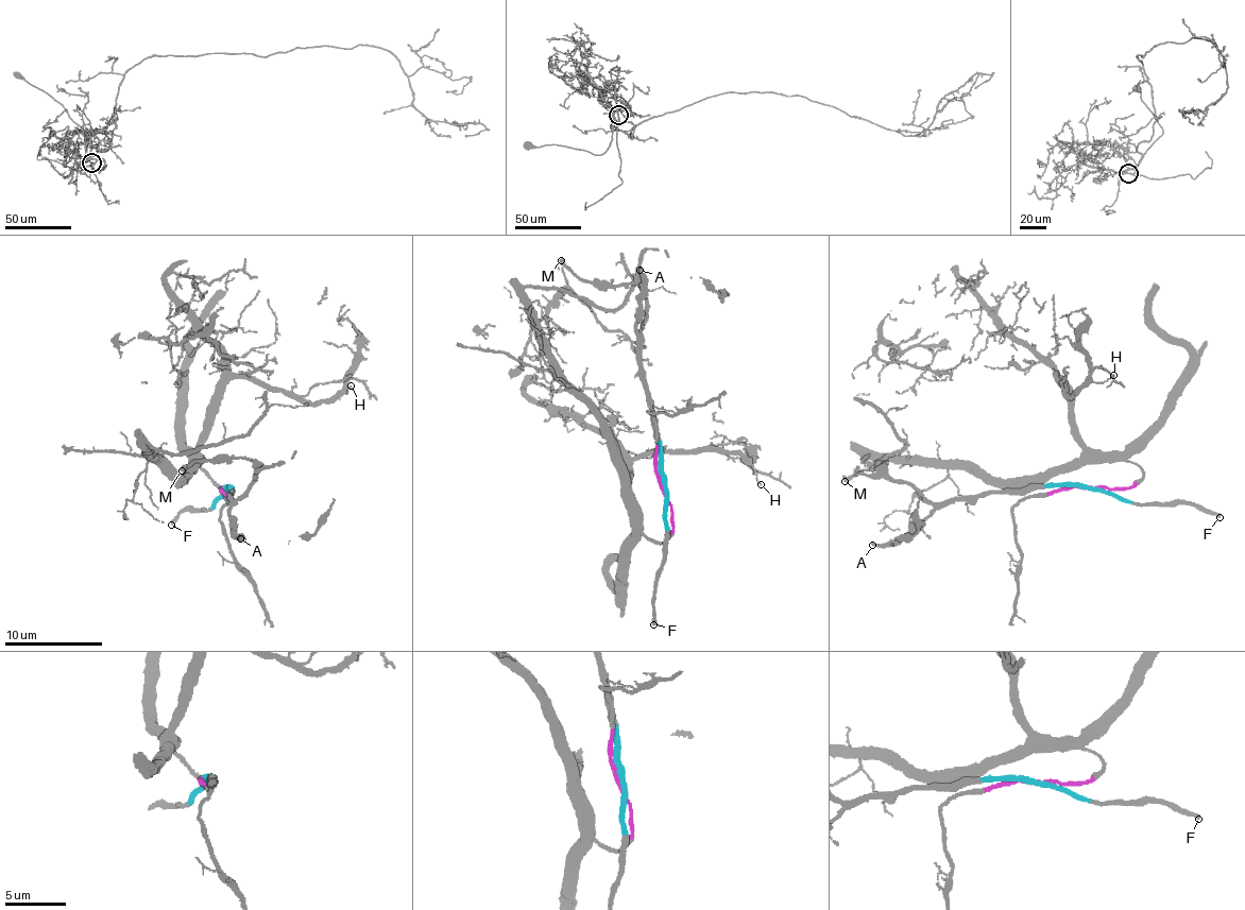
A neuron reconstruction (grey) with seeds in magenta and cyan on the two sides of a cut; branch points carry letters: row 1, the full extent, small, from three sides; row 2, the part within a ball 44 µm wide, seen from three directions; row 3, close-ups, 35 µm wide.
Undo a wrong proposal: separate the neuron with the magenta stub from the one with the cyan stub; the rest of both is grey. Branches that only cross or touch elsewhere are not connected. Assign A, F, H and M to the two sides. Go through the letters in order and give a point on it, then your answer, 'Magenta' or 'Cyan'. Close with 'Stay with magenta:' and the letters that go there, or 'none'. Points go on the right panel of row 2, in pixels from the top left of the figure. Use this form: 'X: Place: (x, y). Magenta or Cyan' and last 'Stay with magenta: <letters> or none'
A: Place: (872, 545). Cyan
F: Place: (1220, 517). Cyan
H: Place: (1113, 375). Magenta
M: Place: (845, 481). Cyan
Stay with magenta: H

